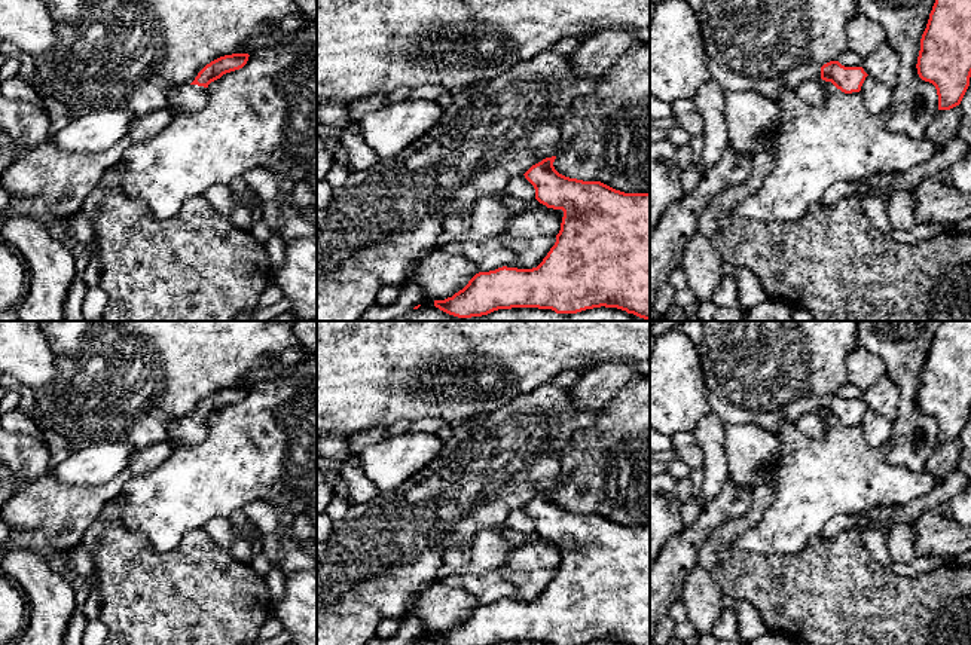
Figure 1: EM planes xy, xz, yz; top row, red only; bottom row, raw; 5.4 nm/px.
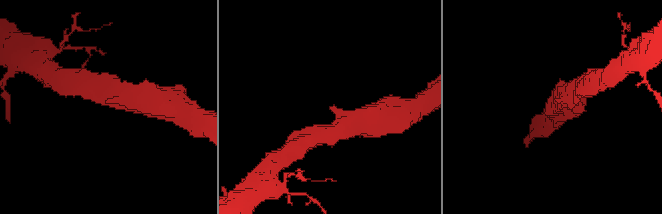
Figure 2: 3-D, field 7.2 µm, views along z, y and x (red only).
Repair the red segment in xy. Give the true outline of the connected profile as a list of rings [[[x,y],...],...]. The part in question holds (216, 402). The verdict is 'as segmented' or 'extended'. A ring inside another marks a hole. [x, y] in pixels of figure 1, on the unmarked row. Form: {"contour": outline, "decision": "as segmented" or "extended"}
{"contour": [[[248,386],[220,389],[207,397],[190,418],[178,418],[170,425],[167,440],[170,446],[186,447],[202,443],[207,438],[208,418],[223,407],[242,401]]], "decision": "extended"}

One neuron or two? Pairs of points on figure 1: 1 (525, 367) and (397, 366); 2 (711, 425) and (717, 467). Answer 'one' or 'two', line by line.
1: one
2: one

